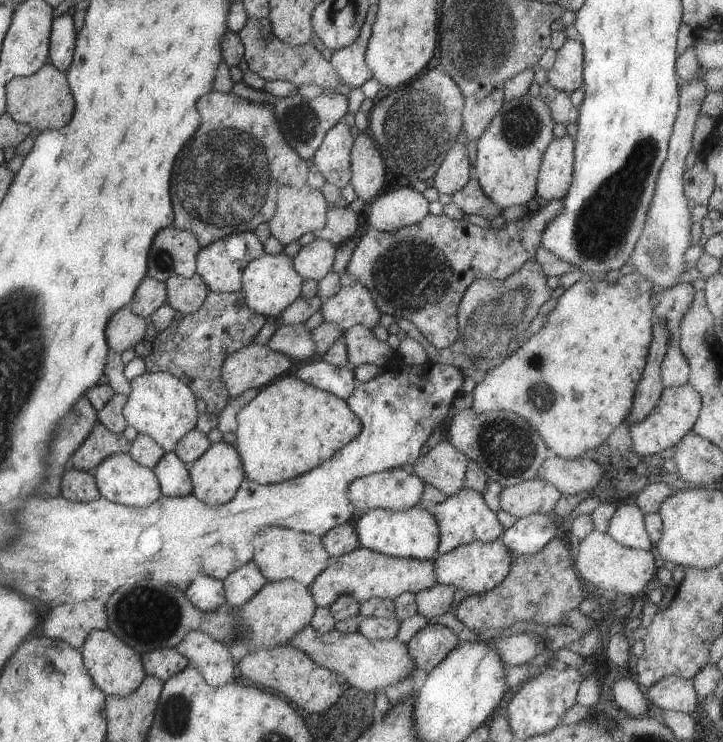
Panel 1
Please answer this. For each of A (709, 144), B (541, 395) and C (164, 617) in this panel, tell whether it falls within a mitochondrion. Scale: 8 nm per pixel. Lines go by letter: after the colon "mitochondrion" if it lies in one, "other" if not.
A: other
B: mitochondrion
C: mitochondrion

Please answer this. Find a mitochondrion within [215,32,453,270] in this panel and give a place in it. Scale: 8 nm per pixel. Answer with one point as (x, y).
(301, 122)

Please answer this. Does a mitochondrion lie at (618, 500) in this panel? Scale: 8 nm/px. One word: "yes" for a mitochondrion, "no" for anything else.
no

